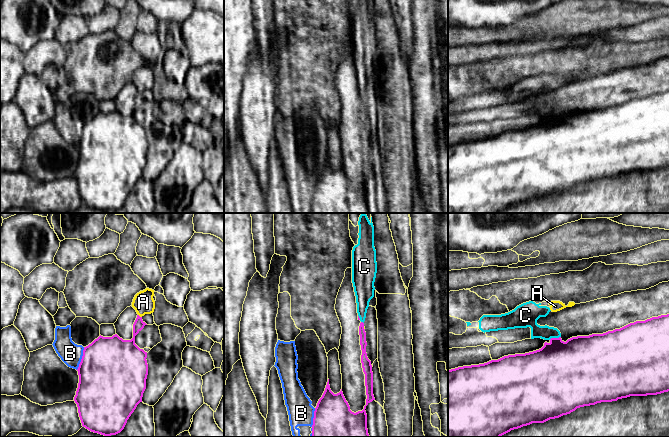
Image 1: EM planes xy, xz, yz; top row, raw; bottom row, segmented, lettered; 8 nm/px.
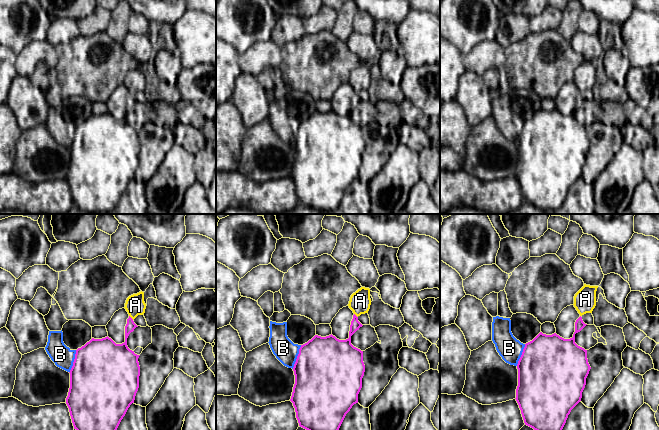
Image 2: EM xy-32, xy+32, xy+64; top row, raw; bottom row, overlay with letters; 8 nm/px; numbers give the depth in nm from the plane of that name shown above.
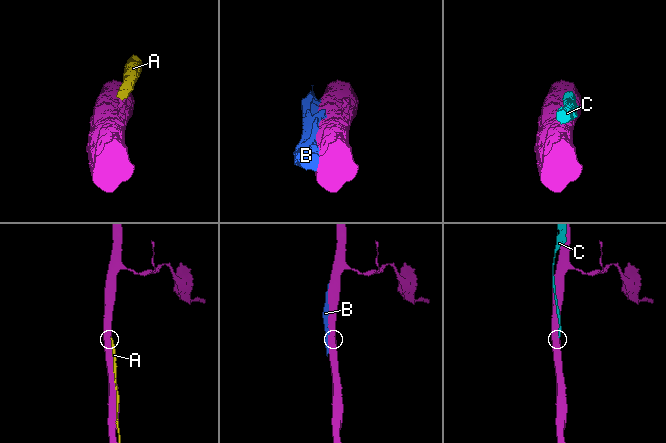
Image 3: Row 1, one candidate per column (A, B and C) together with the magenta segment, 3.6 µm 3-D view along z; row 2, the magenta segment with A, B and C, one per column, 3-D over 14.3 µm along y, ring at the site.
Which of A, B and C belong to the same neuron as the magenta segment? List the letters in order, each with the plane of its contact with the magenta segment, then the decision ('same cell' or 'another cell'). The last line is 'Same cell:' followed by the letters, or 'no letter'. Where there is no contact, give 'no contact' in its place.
A: xy | another cell
B: xy | another cell
C: yz | another cell
Same cell: no letter

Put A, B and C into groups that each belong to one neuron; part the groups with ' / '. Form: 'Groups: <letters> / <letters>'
Groups: A C / B

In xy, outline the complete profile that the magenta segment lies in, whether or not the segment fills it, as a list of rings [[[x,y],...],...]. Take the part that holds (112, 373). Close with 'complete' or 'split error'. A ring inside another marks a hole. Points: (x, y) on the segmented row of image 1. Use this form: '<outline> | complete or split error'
[[[137,315],[133,324],[133,338],[123,340],[117,334],[99,336],[84,347],[77,369],[79,383],[74,397],[82,426],[91,432],[109,437],[120,433],[137,405],[142,402],[148,375],[147,352],[135,344],[135,336],[147,325]]] | complete

